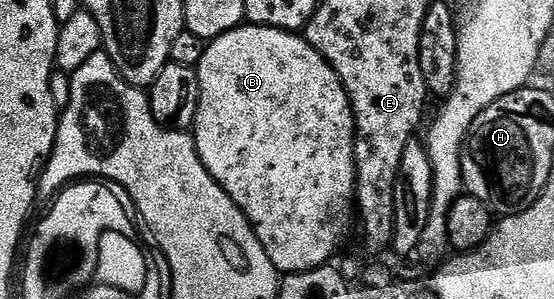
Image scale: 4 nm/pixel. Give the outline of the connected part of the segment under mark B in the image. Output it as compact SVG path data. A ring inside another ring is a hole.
M247 22L222 34L216 40L207 41L202 54L202 62L195 69L200 97L198 98L194 135L196 149L208 173L219 182L224 193L244 213L248 223L256 231L258 242L266 250L272 265L276 267L277 273L309 272L312 268L327 265L331 261L328 259L335 254L340 239L347 234L348 227L354 224L352 211L356 194L356 159L354 158L356 116L352 113L352 103L346 94L344 83L338 78L336 71L326 62L326 58L322 58L322 54L318 54L318 50L314 50L314 46L308 44L303 35L285 32L283 28L271 28Z

